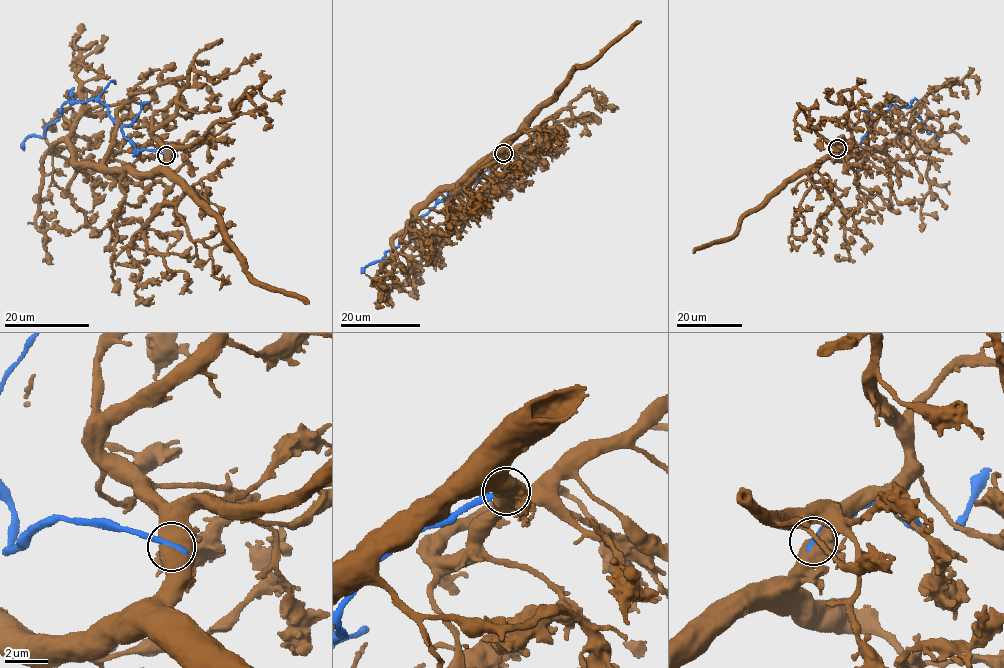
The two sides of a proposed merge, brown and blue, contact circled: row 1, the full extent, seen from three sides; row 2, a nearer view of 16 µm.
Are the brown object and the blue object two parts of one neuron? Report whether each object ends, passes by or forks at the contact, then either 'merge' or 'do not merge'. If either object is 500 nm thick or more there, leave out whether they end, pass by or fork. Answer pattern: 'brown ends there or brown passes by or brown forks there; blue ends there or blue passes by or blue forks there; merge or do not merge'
do not merge

